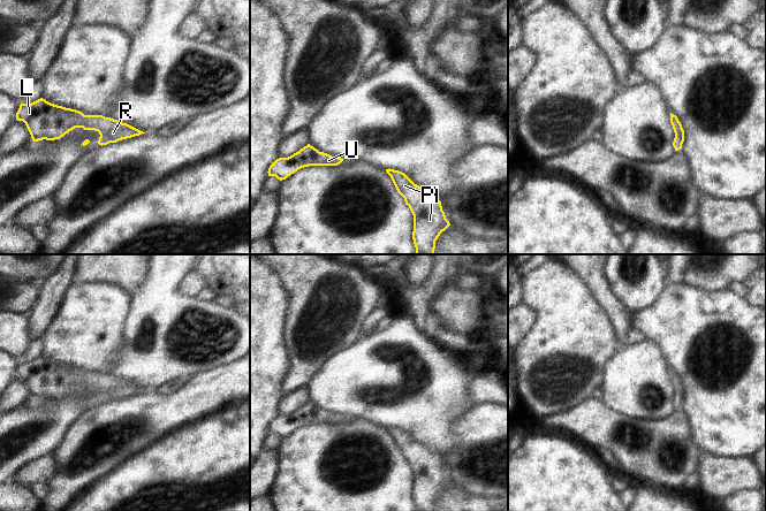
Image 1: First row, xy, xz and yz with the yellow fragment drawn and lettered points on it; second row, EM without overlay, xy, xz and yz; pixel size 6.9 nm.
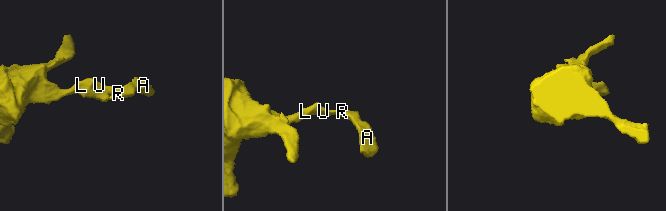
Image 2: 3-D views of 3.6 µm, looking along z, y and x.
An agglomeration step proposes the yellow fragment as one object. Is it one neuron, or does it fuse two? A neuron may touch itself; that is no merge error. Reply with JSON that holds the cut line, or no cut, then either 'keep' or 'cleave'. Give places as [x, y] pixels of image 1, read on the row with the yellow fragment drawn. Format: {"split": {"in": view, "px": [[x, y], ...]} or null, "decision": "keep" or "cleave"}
{"split": null, "decision": "keep"}

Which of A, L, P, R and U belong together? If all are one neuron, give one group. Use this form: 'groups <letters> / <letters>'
groups A L P R U

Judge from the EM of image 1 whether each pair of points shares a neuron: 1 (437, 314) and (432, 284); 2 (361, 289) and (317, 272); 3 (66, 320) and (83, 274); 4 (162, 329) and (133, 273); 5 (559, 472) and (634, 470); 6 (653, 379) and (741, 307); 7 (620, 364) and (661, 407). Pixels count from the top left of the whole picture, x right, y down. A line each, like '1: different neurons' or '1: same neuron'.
1: different neurons
2: same neuron
3: different neurons
4: different neurons
5: different neurons
6: different neurons
7: same neuron

